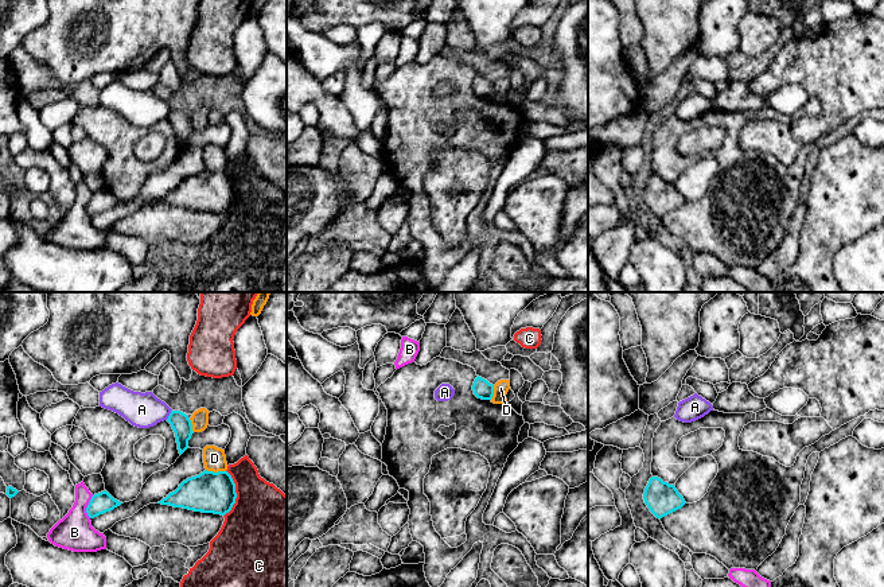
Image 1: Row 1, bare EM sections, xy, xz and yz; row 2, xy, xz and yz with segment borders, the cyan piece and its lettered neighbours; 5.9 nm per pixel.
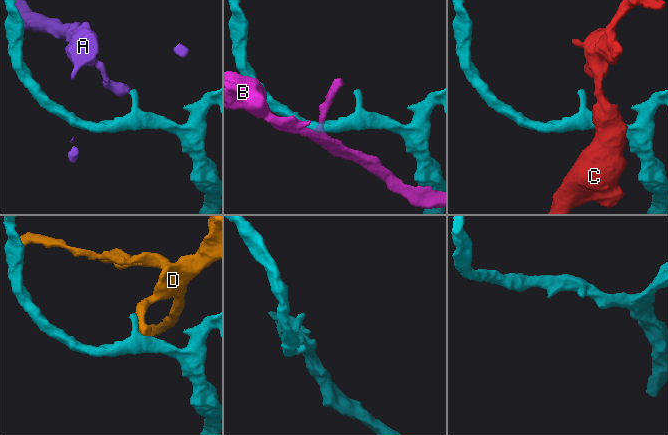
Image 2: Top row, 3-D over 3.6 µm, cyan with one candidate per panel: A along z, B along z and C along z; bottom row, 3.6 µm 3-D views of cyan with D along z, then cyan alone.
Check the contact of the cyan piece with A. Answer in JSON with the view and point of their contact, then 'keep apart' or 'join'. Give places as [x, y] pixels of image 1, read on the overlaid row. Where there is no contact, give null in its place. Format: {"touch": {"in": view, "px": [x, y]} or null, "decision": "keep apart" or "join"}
{"touch": {"in": "xy", "px": [170, 415]}, "decision": "keep apart"}

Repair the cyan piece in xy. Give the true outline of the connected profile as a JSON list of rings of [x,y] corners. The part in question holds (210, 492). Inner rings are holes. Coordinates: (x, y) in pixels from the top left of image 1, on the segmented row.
[[[205,470],[183,481],[157,504],[225,516],[231,510],[235,498],[235,483],[227,471]]]

